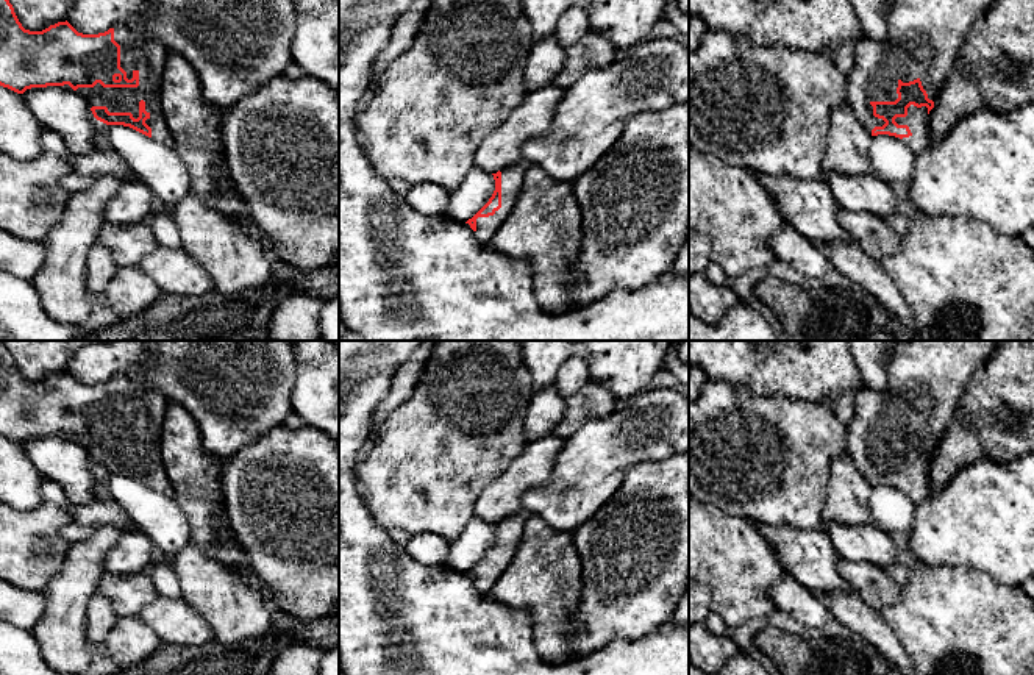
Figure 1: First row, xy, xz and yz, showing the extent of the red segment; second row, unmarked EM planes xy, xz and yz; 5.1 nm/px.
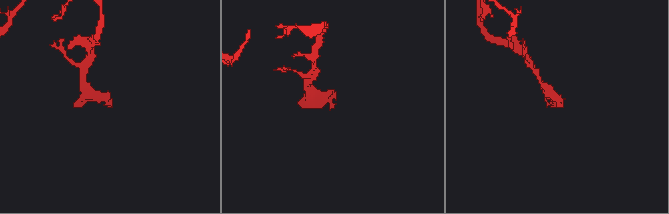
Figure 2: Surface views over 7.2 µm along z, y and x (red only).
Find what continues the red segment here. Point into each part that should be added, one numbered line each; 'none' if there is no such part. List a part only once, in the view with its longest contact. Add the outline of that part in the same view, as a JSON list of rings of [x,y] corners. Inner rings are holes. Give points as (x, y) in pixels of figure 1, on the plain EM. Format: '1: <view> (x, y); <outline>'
1: xy (138, 402); [[[125,373],[114,377],[114,391],[120,395],[120,417],[127,422],[128,430],[137,420],[139,436],[103,438],[97,433],[94,438],[78,438],[77,442],[89,458],[106,456],[109,462],[131,462],[134,469],[139,467],[139,452],[144,450],[145,461],[150,464],[145,473],[152,478],[152,489],[173,497],[175,492],[161,456],[161,431],[170,398]]]

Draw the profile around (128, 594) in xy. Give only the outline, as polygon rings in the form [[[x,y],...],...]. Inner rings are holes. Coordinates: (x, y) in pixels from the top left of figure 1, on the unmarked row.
[[[144,572],[133,575],[105,573],[98,592],[109,600],[119,617],[137,616],[144,606],[159,595],[152,575]]]

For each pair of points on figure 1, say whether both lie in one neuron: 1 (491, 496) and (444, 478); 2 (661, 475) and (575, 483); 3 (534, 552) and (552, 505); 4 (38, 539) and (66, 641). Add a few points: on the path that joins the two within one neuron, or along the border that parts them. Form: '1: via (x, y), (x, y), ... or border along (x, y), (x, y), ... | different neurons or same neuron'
1: border along (508, 467), (481, 491), (474, 516) | different neurons
2: border along (656, 461), (638, 463), (622, 485), (600, 507) | different neurons
3: border along (525, 513), (534, 513), (556, 530), (570, 535) | different neurons
4: border along (69, 549), (63, 566), (41, 591) | different neurons

